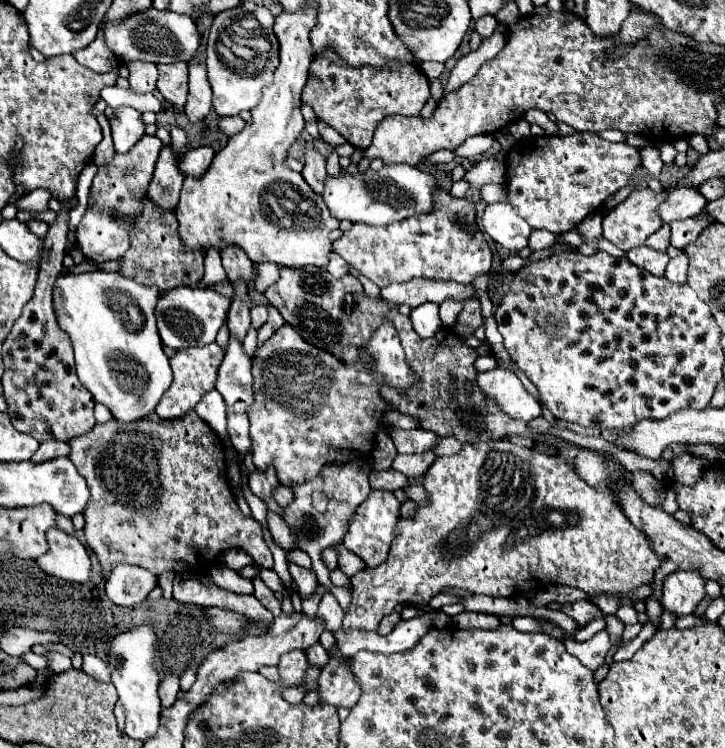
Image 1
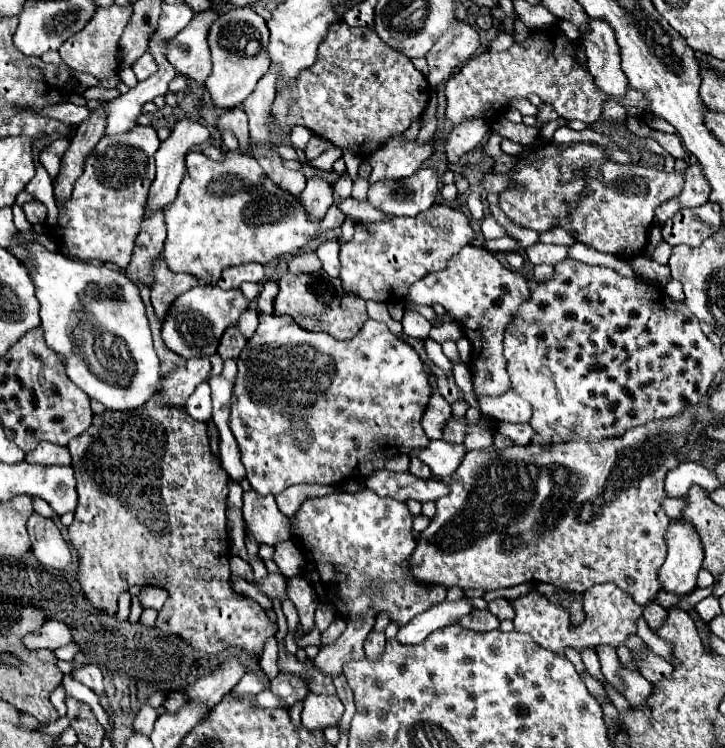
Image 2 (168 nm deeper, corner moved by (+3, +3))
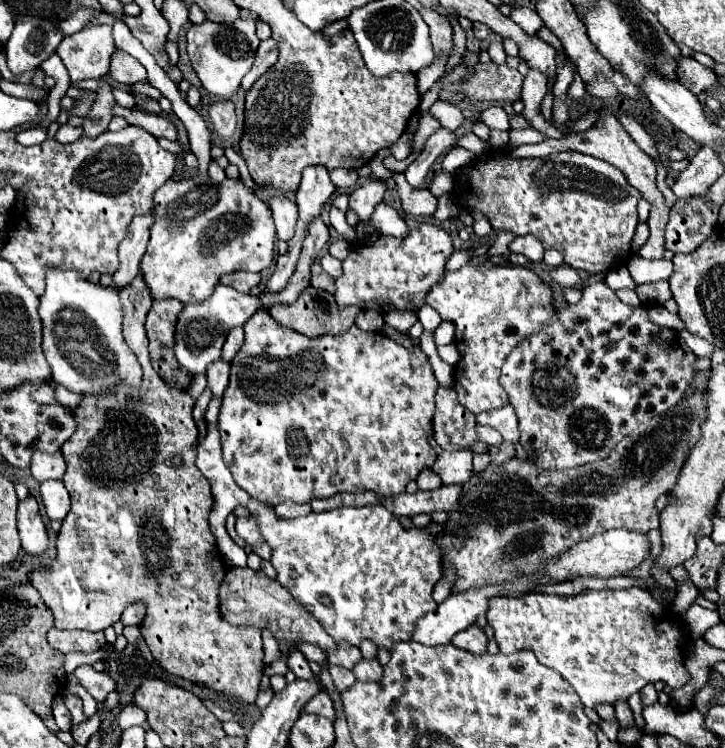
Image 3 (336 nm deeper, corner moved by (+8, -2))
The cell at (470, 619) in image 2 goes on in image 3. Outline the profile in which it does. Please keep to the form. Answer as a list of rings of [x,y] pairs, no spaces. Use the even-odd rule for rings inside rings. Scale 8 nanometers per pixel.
[[[472,625],[464,631],[460,631],[456,637],[452,637],[452,643],[464,651],[470,651],[474,655],[482,655],[482,653],[486,653],[488,639],[478,625]]]

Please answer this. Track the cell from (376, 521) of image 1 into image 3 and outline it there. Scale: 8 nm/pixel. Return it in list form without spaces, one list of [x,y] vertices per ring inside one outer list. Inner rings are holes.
[[[210,425],[208,427],[208,435],[204,437],[204,441],[198,445],[198,457],[196,457],[196,467],[202,471],[202,475],[210,481],[210,485],[212,485],[212,495],[214,495],[214,507],[212,507],[212,513],[210,513],[210,531],[212,531],[212,535],[216,537],[216,545],[218,545],[218,549],[220,549],[220,553],[227,558],[233,567],[247,567],[247,554],[243,550],[243,548],[239,547],[229,536],[226,530],[226,517],[238,507],[238,505],[244,505],[248,511],[250,511],[250,515],[256,519],[256,523],[258,523],[258,531],[260,531],[260,535],[264,537],[264,541],[270,545],[270,549],[272,549],[272,565],[274,565],[274,569],[276,569],[276,581],[324,627],[324,631],[338,643],[340,639],[344,639],[344,641],[348,641],[350,645],[354,645],[354,647],[360,647],[360,643],[362,643],[362,639],[370,639],[376,647],[384,647],[384,649],[388,649],[388,651],[392,651],[392,645],[394,643],[398,643],[398,641],[410,641],[412,639],[412,633],[414,633],[414,627],[416,627],[416,621],[420,619],[420,617],[424,617],[428,611],[434,611],[436,607],[438,607],[438,603],[432,599],[432,589],[434,589],[434,585],[436,585],[436,581],[442,577],[442,549],[438,547],[438,543],[436,543],[436,537],[432,537],[426,529],[418,529],[418,527],[410,527],[410,529],[404,529],[402,527],[402,523],[386,509],[386,507],[382,507],[382,505],[366,505],[366,507],[338,507],[338,509],[328,509],[328,511],[322,511],[322,513],[308,513],[308,515],[304,515],[304,517],[294,517],[294,519],[280,519],[276,513],[274,513],[274,507],[270,507],[270,505],[266,505],[266,503],[260,503],[260,501],[252,501],[252,497],[248,495],[248,493],[244,493],[238,485],[236,485],[236,481],[232,479],[232,473],[228,471],[228,467],[224,465],[224,459],[222,459],[222,451],[220,451],[220,435],[218,435],[218,429],[214,427],[214,425]]]

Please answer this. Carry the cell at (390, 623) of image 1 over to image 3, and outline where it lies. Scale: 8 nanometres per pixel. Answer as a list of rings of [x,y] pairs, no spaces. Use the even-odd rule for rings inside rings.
[[[362,659],[354,667],[354,675],[356,675],[356,681],[380,681],[382,667],[380,667],[380,663],[376,659],[372,659],[372,661]]]

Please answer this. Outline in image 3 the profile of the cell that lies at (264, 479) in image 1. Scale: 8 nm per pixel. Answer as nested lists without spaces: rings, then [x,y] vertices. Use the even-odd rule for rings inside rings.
[[[238,519],[236,521],[236,533],[246,541],[246,545],[252,547],[252,553],[256,553],[262,559],[270,559],[270,547],[264,545],[264,539],[260,539],[260,533],[256,531],[256,521],[248,519]]]

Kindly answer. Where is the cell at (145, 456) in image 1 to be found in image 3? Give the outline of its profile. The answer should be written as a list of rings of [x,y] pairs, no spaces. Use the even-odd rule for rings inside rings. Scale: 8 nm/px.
[[[140,275],[128,285],[124,287],[124,291],[120,291],[120,303],[124,307],[124,327],[122,327],[122,335],[126,345],[132,349],[132,353],[138,357],[138,363],[142,365],[142,385],[138,389],[134,387],[126,387],[126,385],[116,385],[108,391],[102,391],[100,397],[90,397],[84,395],[80,405],[72,411],[72,417],[76,419],[76,431],[72,433],[72,437],[62,445],[62,455],[66,459],[66,473],[64,473],[64,485],[70,491],[72,497],[72,509],[66,515],[66,519],[62,521],[62,529],[58,533],[58,541],[56,541],[56,561],[52,561],[52,565],[48,567],[46,573],[34,571],[30,573],[30,583],[40,591],[44,603],[50,607],[50,611],[54,613],[54,627],[56,629],[84,629],[84,631],[104,631],[106,627],[114,625],[122,611],[136,601],[142,601],[146,605],[146,617],[140,623],[140,631],[142,637],[148,645],[148,649],[152,651],[154,659],[170,673],[176,677],[184,677],[188,681],[194,683],[202,683],[208,689],[214,689],[218,693],[224,693],[228,697],[234,697],[240,703],[254,703],[256,695],[258,695],[258,687],[260,687],[260,679],[262,679],[262,657],[264,657],[264,649],[262,649],[262,637],[260,631],[252,629],[252,627],[232,627],[230,623],[224,623],[224,619],[220,619],[218,613],[218,585],[220,579],[226,573],[226,567],[222,565],[222,557],[216,549],[216,539],[210,533],[208,527],[208,515],[212,509],[212,493],[210,493],[210,483],[200,475],[200,471],[194,467],[196,461],[196,447],[198,447],[198,429],[194,425],[192,419],[192,407],[194,407],[194,399],[186,393],[186,391],[178,391],[178,389],[168,389],[160,375],[152,369],[150,365],[150,357],[148,357],[148,337],[146,337],[146,329],[144,329],[144,319],[146,313],[150,311],[152,299],[148,295],[148,287],[144,287]]]

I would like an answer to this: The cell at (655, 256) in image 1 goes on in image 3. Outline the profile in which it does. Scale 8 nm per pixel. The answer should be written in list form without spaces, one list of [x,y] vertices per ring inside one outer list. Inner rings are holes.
[[[668,281],[638,285],[636,287],[636,293],[638,293],[638,297],[640,297],[640,301],[644,305],[662,305],[662,303],[666,303],[672,297]]]

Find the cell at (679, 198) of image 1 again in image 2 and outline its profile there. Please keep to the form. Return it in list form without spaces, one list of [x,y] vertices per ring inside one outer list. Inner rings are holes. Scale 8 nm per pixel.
[[[693,164],[685,172],[685,186],[683,186],[683,192],[679,194],[679,206],[697,208],[697,206],[703,206],[707,198],[709,198],[709,184],[701,174],[701,166]]]

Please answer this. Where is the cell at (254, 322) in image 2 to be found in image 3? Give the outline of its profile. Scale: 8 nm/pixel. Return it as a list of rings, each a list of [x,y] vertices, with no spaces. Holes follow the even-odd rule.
[[[242,327],[232,329],[232,331],[228,333],[228,339],[226,339],[224,347],[222,347],[222,359],[230,363],[230,361],[234,359],[234,355],[240,351],[242,343],[244,343],[244,329],[242,329]]]

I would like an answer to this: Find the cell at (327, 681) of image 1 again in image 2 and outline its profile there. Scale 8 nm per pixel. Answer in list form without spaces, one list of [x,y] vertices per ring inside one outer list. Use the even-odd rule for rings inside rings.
[[[309,694],[303,702],[301,720],[309,730],[323,730],[327,726],[337,726],[339,718],[343,714],[343,702],[337,694],[325,696],[325,694]]]

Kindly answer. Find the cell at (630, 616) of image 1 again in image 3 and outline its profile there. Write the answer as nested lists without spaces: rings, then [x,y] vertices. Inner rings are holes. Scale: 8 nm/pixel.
[[[638,587],[624,589],[624,591],[612,591],[612,589],[592,591],[592,589],[584,589],[582,593],[578,593],[578,595],[574,595],[574,597],[560,597],[560,595],[548,595],[548,593],[528,593],[528,595],[518,597],[518,599],[504,599],[504,597],[500,597],[500,599],[492,599],[490,611],[486,613],[486,619],[488,619],[488,625],[494,629],[494,639],[496,639],[498,647],[500,647],[500,653],[502,653],[502,655],[512,655],[512,653],[518,653],[520,649],[530,649],[542,665],[558,671],[558,673],[576,689],[576,693],[580,695],[582,703],[584,703],[586,707],[592,707],[592,709],[596,709],[598,705],[604,705],[604,703],[606,703],[606,705],[614,705],[616,701],[626,701],[632,693],[638,693],[638,691],[640,691],[644,685],[648,685],[648,683],[662,681],[662,683],[666,683],[668,687],[678,689],[678,687],[684,687],[684,685],[690,681],[690,673],[688,673],[688,669],[684,667],[686,649],[688,649],[690,641],[692,641],[692,639],[690,639],[690,633],[686,631],[684,625],[680,625],[680,619],[678,619],[674,613],[670,613],[668,609],[664,609],[648,591],[638,589]]]

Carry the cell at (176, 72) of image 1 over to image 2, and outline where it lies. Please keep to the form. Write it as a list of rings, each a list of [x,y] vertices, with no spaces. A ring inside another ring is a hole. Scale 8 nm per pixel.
[[[145,52],[145,54],[133,64],[133,72],[135,72],[137,80],[145,80],[145,78],[157,74],[157,72],[159,72],[159,66],[157,66],[153,54],[151,54],[151,52]]]

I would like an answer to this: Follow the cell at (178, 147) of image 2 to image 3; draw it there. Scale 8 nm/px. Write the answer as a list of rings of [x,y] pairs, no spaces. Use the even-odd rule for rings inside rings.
[[[152,213],[132,219],[132,223],[128,227],[128,235],[124,237],[124,241],[118,247],[120,267],[112,275],[112,285],[110,285],[112,289],[120,291],[122,287],[128,287],[132,283],[132,279],[138,275],[138,265],[140,265],[140,259],[148,245],[148,227],[150,225],[152,225]]]

